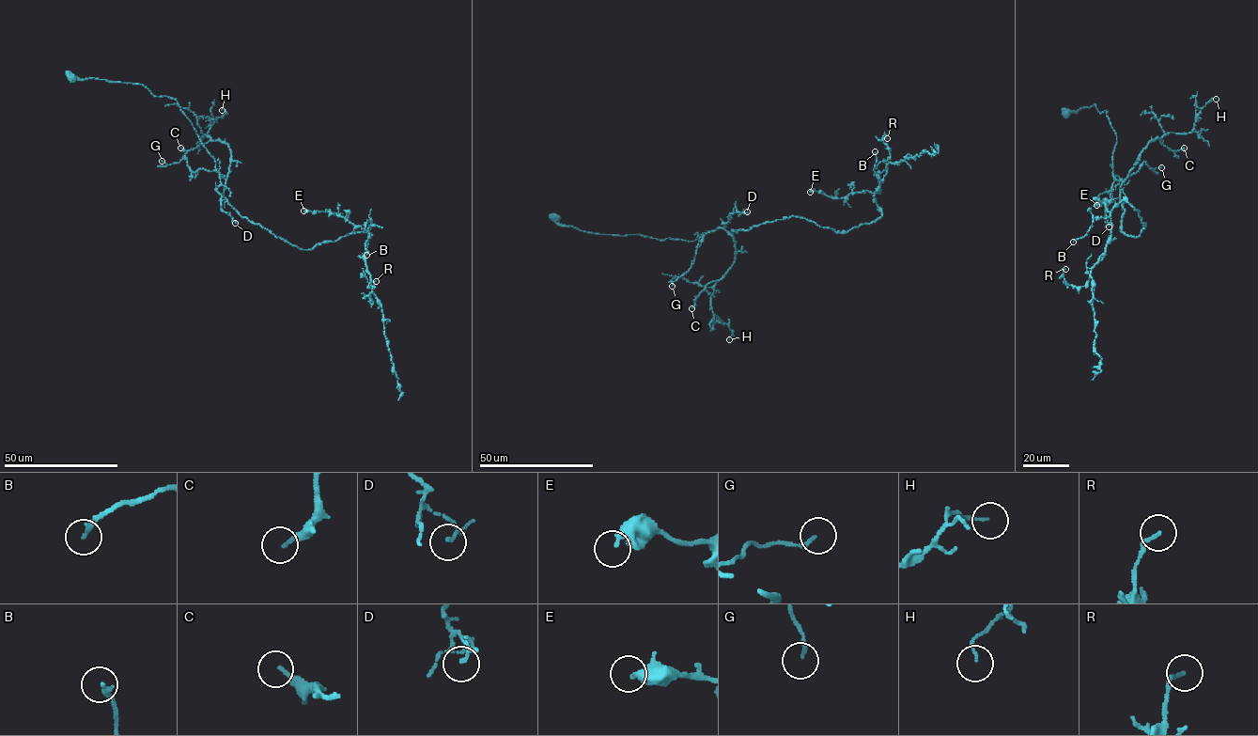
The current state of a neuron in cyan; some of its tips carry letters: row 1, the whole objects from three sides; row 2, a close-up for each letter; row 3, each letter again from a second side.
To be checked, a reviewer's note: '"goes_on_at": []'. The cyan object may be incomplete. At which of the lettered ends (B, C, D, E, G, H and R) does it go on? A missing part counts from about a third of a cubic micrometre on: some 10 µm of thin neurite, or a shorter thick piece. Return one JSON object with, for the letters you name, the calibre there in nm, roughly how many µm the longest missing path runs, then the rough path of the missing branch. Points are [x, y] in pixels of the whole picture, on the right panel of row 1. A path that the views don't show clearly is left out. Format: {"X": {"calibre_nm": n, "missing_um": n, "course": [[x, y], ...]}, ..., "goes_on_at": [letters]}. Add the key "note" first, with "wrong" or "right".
{"note": "right", "goes_on_at": []}

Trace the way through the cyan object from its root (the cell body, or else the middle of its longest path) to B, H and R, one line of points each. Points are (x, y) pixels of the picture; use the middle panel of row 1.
B: (555, 218), (596, 234), (689, 242), (719, 227), (732, 234), (791, 216), (846, 232), (881, 216), (875, 151)
H: (555, 218), (587, 232), (659, 240), (692, 242), (723, 228), (735, 259), (715, 285), (710, 308), (729, 339)
R: (555, 218), (596, 234), (689, 242), (791, 216), (846, 232), (881, 216), (874, 195), (890, 163), (887, 138)

